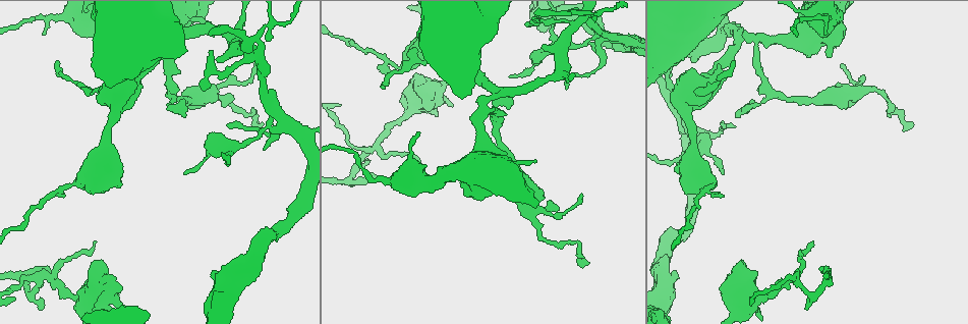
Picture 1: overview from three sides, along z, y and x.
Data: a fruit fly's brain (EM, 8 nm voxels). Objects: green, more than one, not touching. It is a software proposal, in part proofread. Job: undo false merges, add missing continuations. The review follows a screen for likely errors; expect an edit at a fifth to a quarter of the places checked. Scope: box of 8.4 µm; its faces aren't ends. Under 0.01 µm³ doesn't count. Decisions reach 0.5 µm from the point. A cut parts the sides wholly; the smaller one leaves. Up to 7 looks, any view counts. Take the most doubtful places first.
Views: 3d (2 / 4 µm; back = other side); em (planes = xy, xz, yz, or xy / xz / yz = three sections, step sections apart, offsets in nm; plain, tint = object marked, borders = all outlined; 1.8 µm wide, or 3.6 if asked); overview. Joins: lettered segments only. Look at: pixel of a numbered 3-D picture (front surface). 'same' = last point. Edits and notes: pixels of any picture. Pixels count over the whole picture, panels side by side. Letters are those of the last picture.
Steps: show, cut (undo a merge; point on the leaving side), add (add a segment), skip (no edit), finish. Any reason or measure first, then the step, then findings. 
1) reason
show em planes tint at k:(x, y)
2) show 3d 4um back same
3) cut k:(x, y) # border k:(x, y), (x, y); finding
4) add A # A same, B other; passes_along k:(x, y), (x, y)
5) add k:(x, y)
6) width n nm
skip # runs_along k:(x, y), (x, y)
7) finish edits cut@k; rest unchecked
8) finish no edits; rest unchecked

sharp bend
show em planes borders at 1:(580, 21)

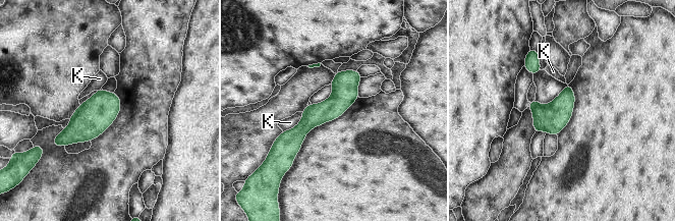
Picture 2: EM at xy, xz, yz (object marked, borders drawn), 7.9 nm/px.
skip # K other; border 2:(302, 112), (301, 119), (283, 131); all the same cell

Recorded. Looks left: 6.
thin arm on a thick one
show 3d 4um at 1:(607, 32)

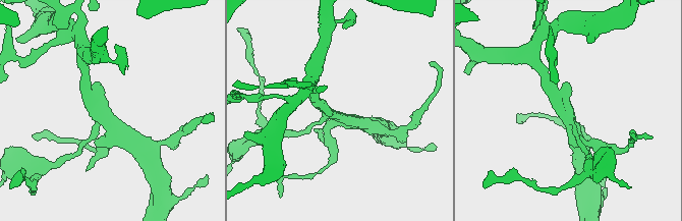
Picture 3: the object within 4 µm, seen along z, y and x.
arms 4
show em yz step 16 tint at 3:(572, 124)

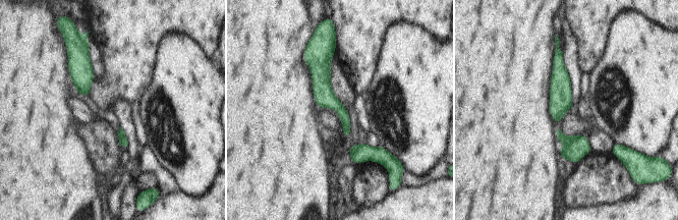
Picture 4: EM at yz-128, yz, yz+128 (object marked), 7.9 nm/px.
show em planes borders same

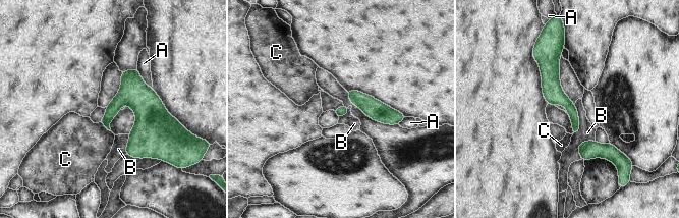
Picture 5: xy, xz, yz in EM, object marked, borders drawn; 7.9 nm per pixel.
skip # A other, B other, C other; runs_along 5:(558, 49), (552, 89), (571, 108), (575, 131); one cell here

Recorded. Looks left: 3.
branch stops here
show em planes borders at 1:(375, 177)

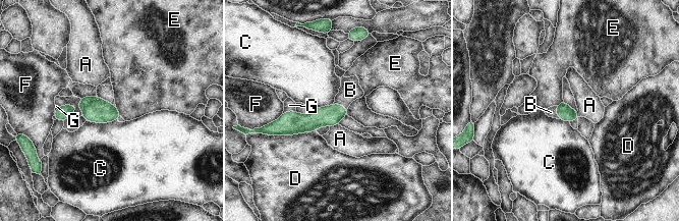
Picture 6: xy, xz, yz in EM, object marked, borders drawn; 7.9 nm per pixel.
longest_contact D 360 nm
add B, G # A other, B same, C other, D other, E other, F other, G same; the cell continues

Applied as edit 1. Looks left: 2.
finish edits add@6; rest unchecked

